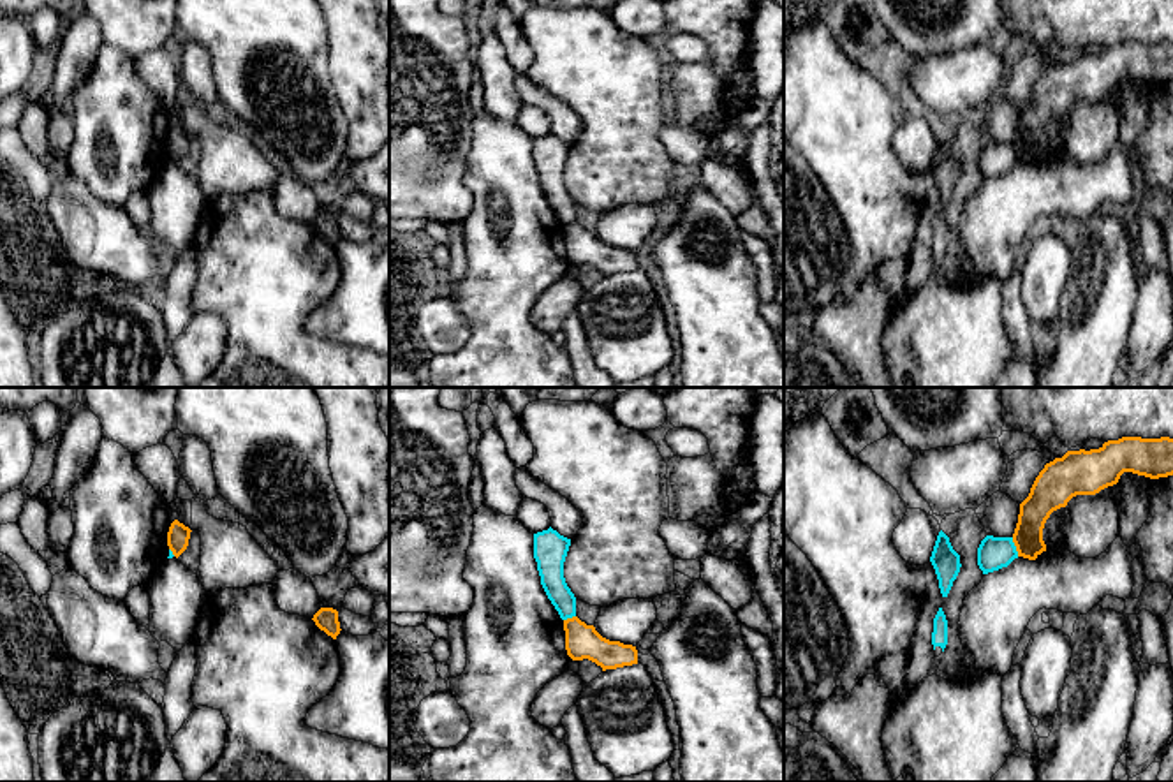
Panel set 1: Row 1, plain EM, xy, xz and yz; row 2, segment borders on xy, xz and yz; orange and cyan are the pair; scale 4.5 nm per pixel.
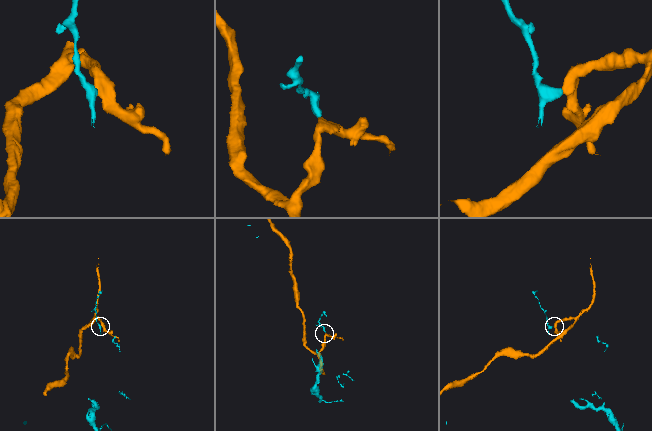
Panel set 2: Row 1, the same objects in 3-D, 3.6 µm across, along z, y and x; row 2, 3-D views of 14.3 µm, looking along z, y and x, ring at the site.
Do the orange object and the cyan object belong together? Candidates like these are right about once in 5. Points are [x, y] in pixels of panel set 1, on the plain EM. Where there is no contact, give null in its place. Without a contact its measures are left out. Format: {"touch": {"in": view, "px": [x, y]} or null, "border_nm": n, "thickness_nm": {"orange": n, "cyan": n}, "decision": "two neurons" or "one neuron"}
{"touch": {"in": "yz", "px": [1015, 150]}, "border_nm": 90, "thickness_nm": {"orange": 140, "cyan": 150}, "decision": "two neurons"}

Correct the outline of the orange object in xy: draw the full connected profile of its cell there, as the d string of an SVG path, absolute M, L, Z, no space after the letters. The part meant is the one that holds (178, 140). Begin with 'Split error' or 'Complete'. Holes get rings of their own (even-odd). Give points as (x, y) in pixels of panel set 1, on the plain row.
Complete. M174 125L167 137L167 151L173 160L178 164L188 151L190 134Z

